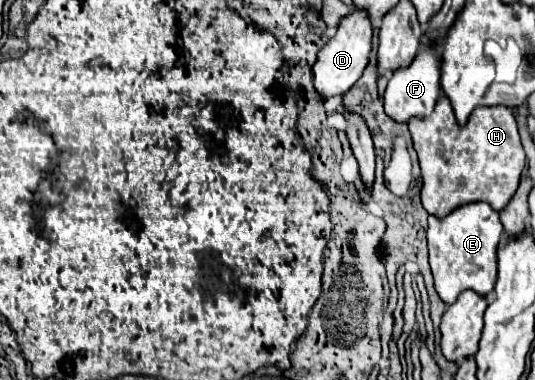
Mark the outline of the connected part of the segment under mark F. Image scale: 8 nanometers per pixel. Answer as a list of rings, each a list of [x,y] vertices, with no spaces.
[[[420,45],[418,57],[410,63],[410,69],[402,69],[402,73],[394,73],[388,81],[384,93],[384,109],[390,119],[396,123],[408,123],[412,117],[426,119],[434,111],[434,105],[440,97],[440,61],[438,61],[438,47],[434,45]]]

